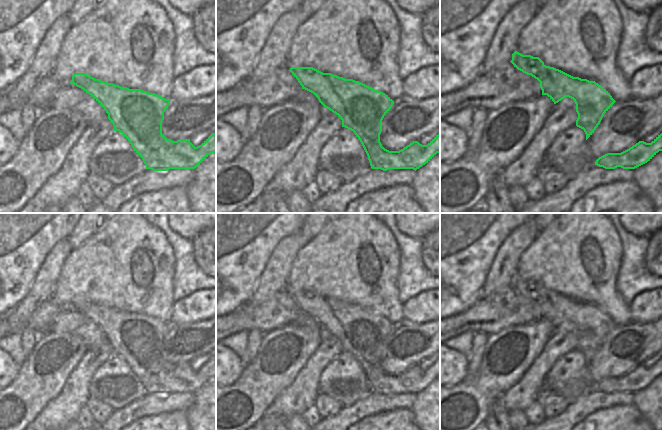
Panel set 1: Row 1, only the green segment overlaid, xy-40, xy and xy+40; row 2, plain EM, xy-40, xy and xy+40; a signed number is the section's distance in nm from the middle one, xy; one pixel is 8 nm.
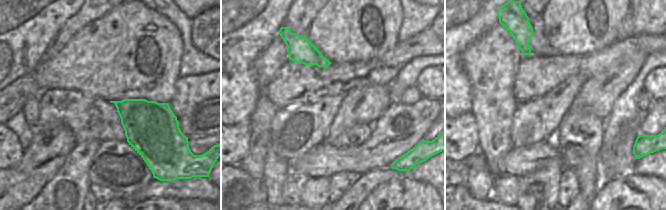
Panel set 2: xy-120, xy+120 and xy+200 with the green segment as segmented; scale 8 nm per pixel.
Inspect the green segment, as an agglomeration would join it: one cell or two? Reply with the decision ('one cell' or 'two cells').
one cell

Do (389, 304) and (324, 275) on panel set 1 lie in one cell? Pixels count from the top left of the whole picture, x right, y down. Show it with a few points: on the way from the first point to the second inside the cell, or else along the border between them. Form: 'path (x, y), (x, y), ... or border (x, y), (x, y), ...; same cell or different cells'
path (373, 295), (370, 295), (350, 275), (340, 275); same cell

